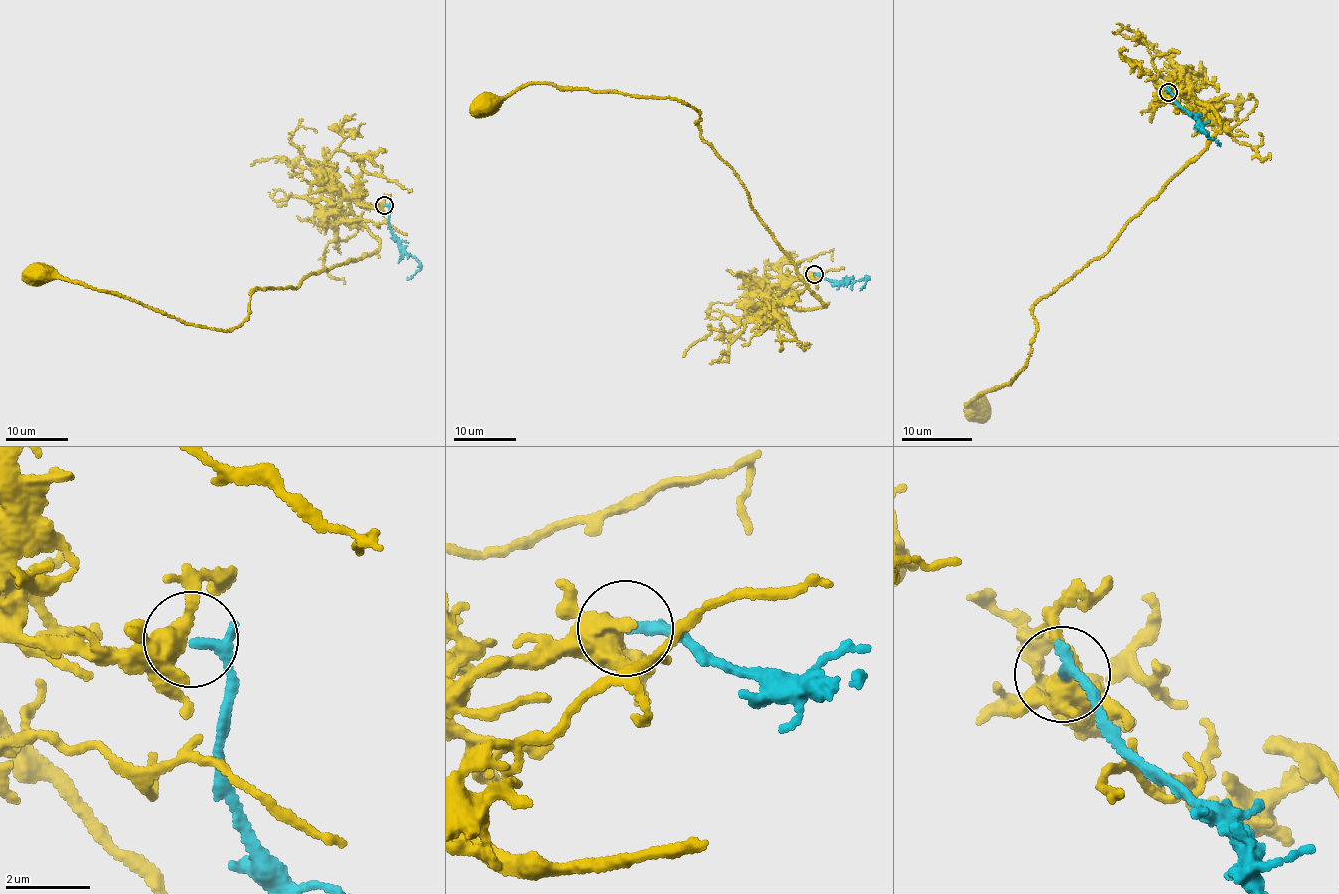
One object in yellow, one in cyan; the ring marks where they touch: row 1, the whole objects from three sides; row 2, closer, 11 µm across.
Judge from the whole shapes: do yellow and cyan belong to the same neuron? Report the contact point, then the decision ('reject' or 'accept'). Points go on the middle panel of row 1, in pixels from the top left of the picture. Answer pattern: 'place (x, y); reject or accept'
place (814, 274); accept

